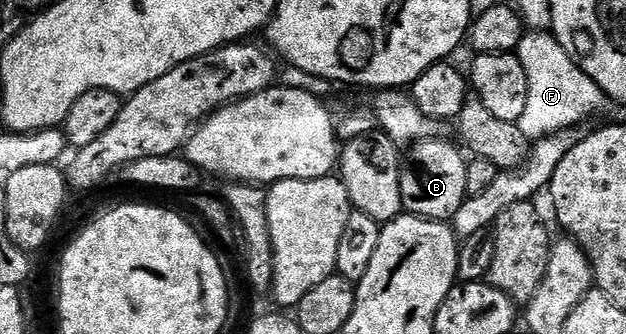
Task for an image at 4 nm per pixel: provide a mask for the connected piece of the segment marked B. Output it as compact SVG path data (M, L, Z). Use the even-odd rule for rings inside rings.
M422 140L412 147L413 170L400 171L401 208L416 218L432 222L449 222L459 212L467 197L467 168L469 162L460 149L442 140Z

